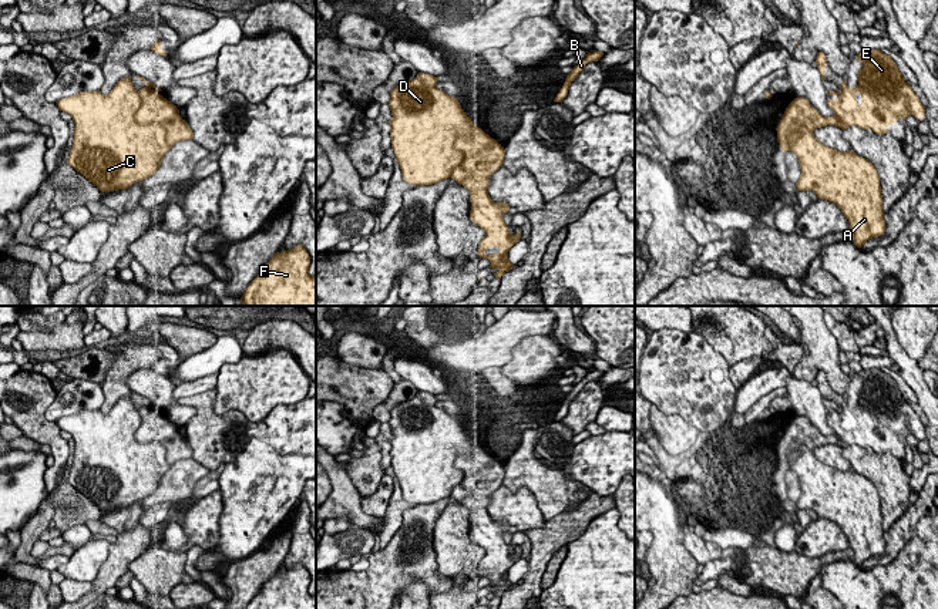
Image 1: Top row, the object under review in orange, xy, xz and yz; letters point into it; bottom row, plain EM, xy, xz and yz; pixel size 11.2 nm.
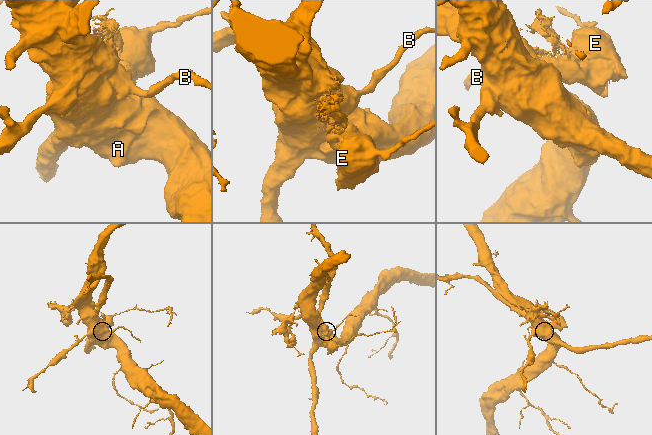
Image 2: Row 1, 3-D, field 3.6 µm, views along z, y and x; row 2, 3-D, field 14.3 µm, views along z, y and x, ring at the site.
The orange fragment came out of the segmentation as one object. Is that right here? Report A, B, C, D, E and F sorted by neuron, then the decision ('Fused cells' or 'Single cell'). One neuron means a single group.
Groups: A B C D F / E. Fused cells

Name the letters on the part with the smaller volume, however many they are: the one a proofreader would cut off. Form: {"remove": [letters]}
{"remove": ["E"]}

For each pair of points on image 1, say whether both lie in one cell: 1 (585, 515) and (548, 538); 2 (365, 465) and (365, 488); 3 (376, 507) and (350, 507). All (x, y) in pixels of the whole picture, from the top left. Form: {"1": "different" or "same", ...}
{"1": "same", "2": "same", "3": "different"}

